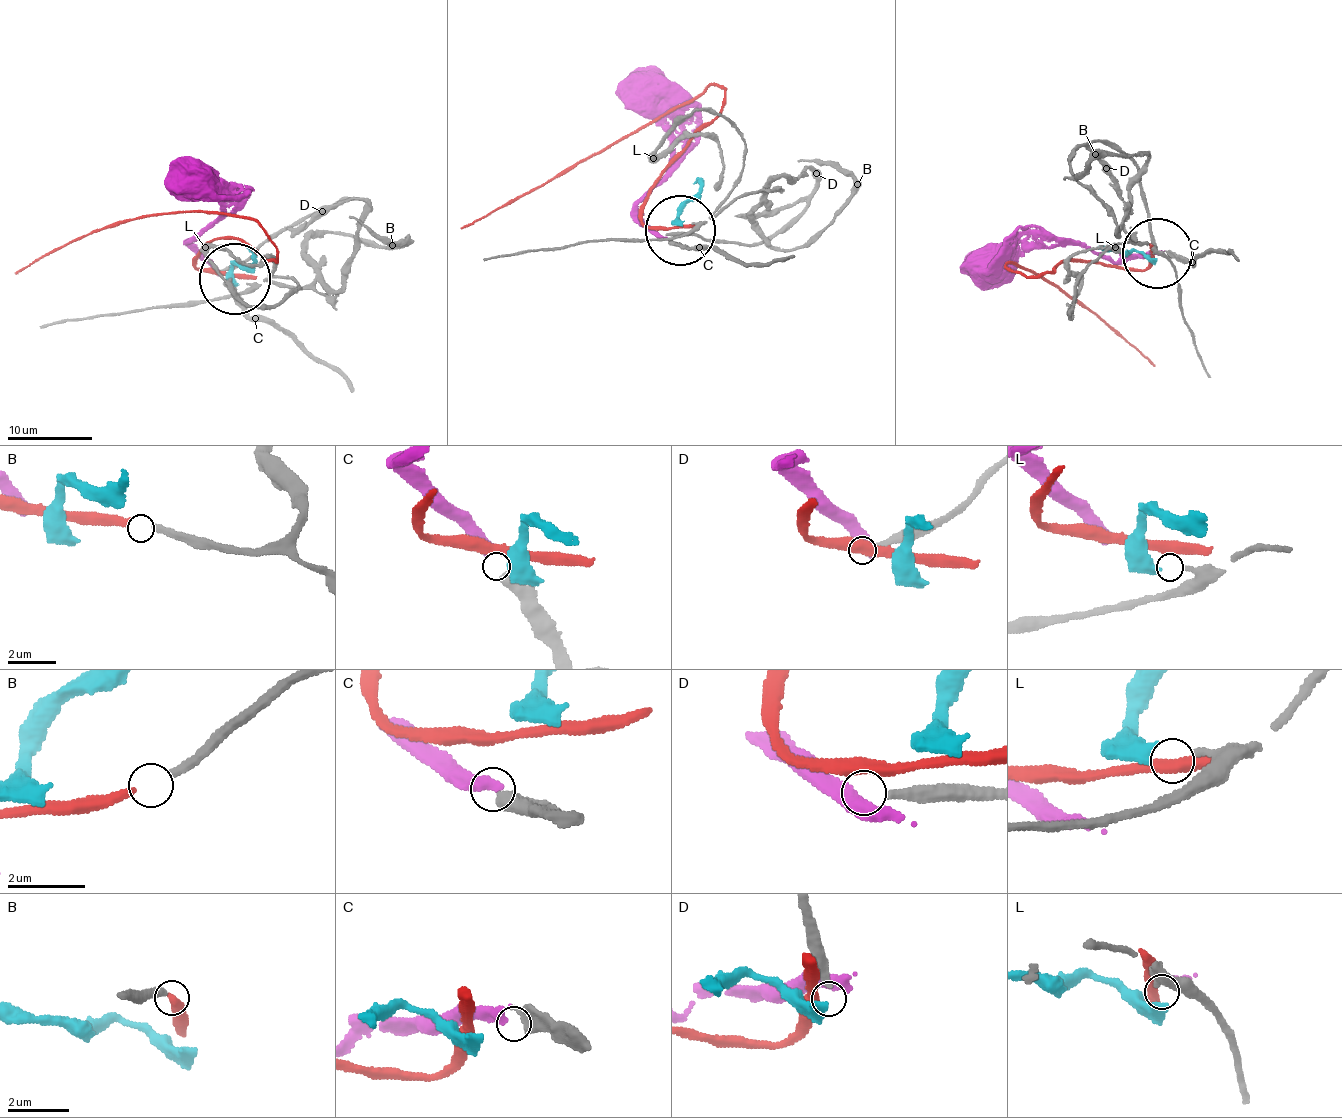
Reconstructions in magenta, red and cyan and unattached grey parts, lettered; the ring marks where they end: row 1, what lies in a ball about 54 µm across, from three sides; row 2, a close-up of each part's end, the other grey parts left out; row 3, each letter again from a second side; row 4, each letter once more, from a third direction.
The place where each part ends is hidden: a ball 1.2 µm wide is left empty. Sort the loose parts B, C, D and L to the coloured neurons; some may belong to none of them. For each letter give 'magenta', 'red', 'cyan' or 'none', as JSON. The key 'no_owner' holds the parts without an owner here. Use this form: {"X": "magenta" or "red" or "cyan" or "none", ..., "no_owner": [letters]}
{"B": "red", "C": "magenta", "D": "none", "L": "cyan", "no_owner": ["D"]}

